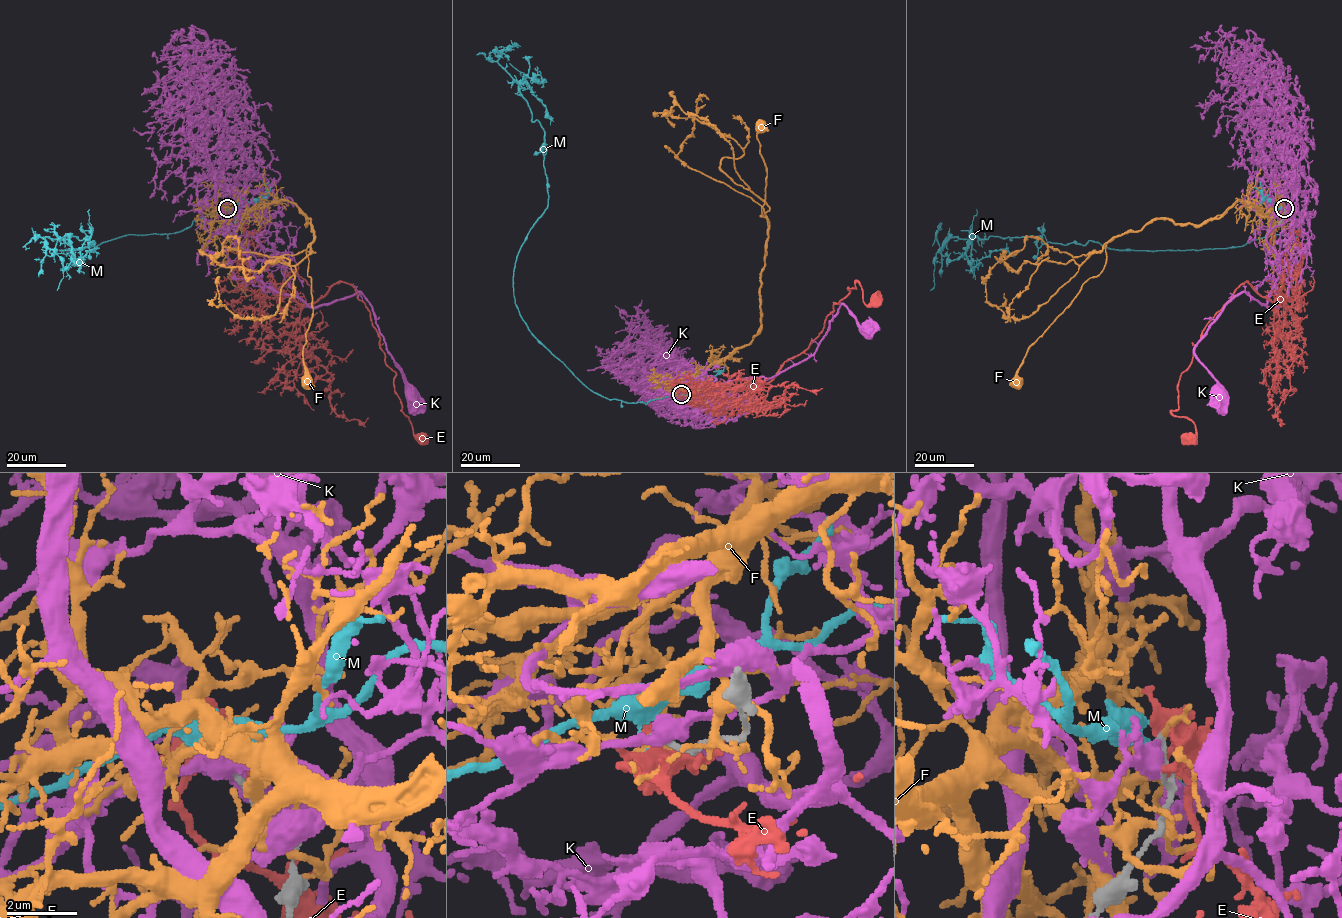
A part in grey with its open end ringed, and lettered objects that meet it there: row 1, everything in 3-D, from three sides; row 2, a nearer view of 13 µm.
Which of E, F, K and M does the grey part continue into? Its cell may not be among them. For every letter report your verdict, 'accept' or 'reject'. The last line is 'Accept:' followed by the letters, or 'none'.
E: reject
F: reject
K: reject
M: reject
Accept: none

